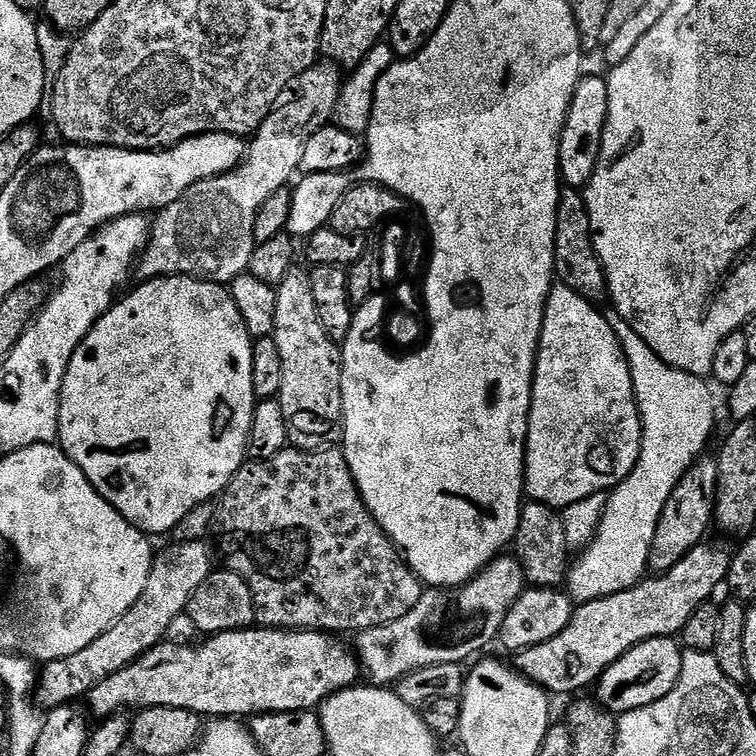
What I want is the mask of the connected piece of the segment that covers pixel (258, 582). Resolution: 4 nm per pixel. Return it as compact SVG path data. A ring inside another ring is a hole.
M289 446L283 452L274 454L274 458L269 460L248 460L234 474L234 478L219 497L218 503L220 503L220 521L216 524L216 544L220 547L221 558L224 559L223 567L244 579L244 584L252 591L255 619L263 627L319 630L329 634L344 634L340 632L357 634L367 628L380 627L394 622L395 619L402 618L404 614L417 606L422 591L420 579L413 574L412 568L404 559L400 549L381 530L380 523L375 516L368 513L367 503L360 497L360 491L354 482L343 451L301 452L299 448Z

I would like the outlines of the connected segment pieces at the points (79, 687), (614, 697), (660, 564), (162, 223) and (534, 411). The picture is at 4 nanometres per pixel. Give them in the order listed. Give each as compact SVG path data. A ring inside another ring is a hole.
M188 540L185 544L170 545L161 556L159 553L153 559L150 578L146 578L146 590L142 590L142 598L138 598L138 602L134 602L134 606L130 606L130 610L126 610L126 614L122 614L122 618L118 618L118 622L114 622L114 626L110 626L110 630L106 630L101 636L94 638L94 642L90 642L90 646L86 646L86 650L78 650L78 654L74 654L70 658L47 661L39 669L38 687L34 692L35 699L48 710L71 705L79 696L80 699L87 697L92 688L98 686L98 682L110 678L110 674L118 674L118 670L130 666L135 660L145 656L155 644L161 643L167 637L164 635L167 634L168 627L179 616L181 619L187 613L190 598L198 590L198 586L202 586L206 582L206 578L212 575L213 571L212 556L202 541Z
M667 636L654 638L634 646L625 656L618 658L618 662L611 664L598 679L600 704L613 714L623 714L650 706L650 702L658 702L658 698L666 698L682 674L684 652L676 643Z
M701 458L674 486L673 493L666 502L662 514L658 518L658 530L654 534L654 542L650 546L649 569L659 574L669 572L694 546L705 543L708 527L714 524L716 510L716 483L718 482L718 466L715 459ZM709 459L709 460L708 460Z
M331 62L325 63L325 65L325 68L313 66L302 70L300 76L295 76L289 82L288 87L280 96L280 103L260 123L260 127L251 137L244 159L240 161L239 166L223 172L221 176L206 178L202 182L190 186L190 190L186 190L186 194L182 194L174 202L170 202L165 208L159 209L155 213L156 220L154 218L151 221L151 236L148 246L138 257L138 276L140 272L139 279L141 281L159 280L161 276L194 276L197 280L210 280L214 284L228 286L239 281L247 273L250 258L258 243L256 219L259 218L264 203L288 179L291 181L297 175L302 150L306 146L310 134L333 123L335 104L339 100L342 87L341 69Z
M557 283L549 294L548 301L544 307L544 321L542 322L542 330L540 331L540 341L538 342L538 346L534 349L534 363L536 369L532 375L532 405L530 406L530 414L528 415L528 437L526 438L526 454L524 455L524 490L529 501L538 504L548 504L550 507L557 510L563 510L572 503L581 502L583 499L590 498L591 495L598 495L605 490L615 488L616 485L622 483L623 480L634 471L638 458L640 457L640 443L642 442L644 428L640 425L640 407L636 404L636 388L632 384L632 379L630 378L630 366L628 365L627 358L624 357L624 351L618 342L616 332L612 329L612 320L609 319L609 317L604 317L596 308L599 307L597 307L593 301L587 300L584 296L579 296L574 289L567 288L565 284Z

